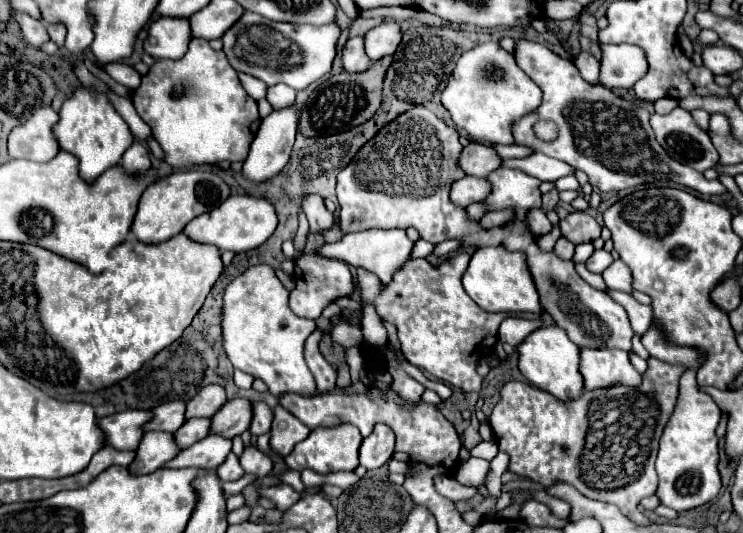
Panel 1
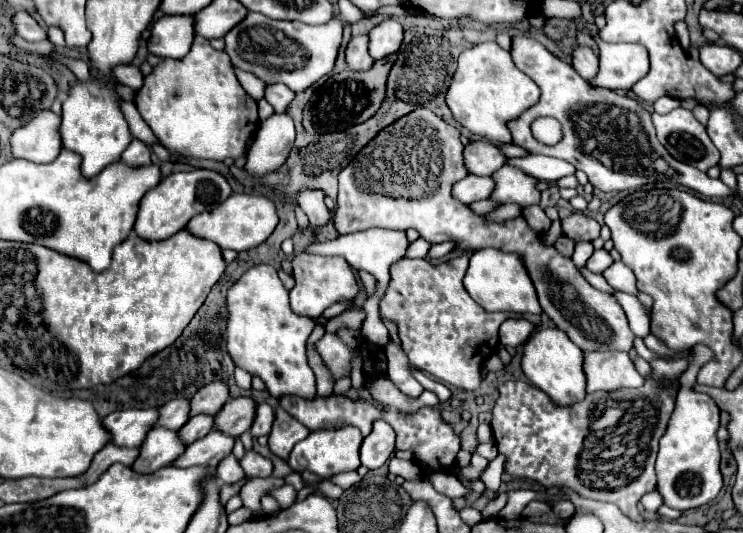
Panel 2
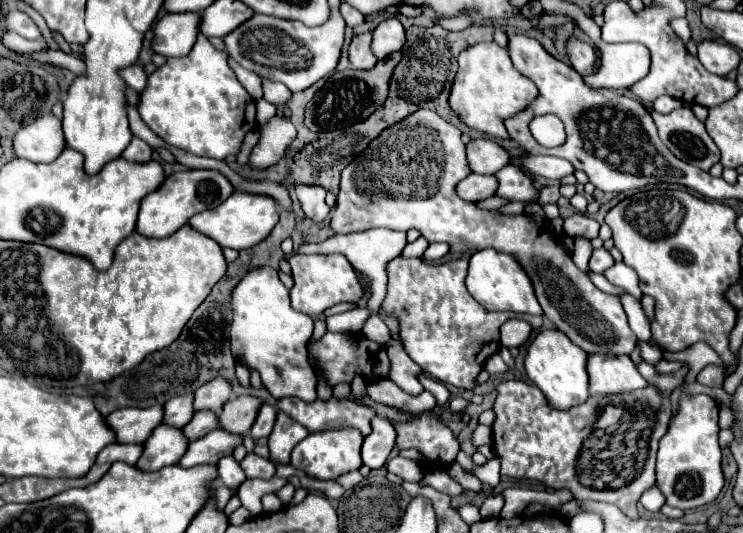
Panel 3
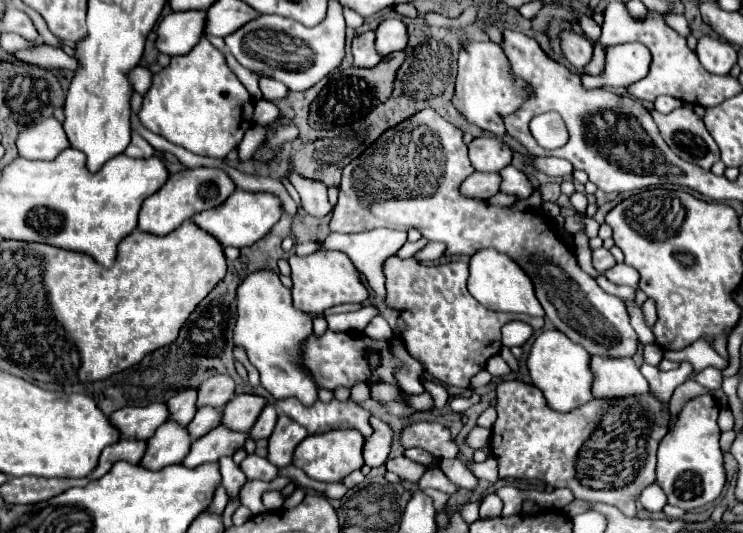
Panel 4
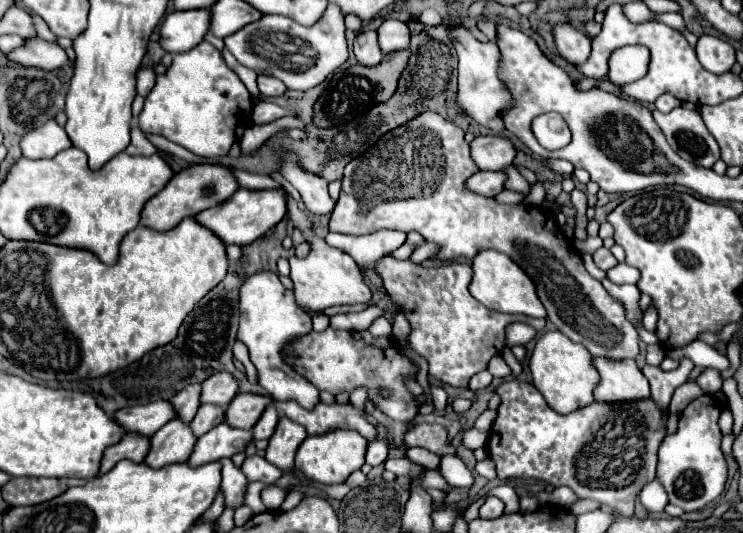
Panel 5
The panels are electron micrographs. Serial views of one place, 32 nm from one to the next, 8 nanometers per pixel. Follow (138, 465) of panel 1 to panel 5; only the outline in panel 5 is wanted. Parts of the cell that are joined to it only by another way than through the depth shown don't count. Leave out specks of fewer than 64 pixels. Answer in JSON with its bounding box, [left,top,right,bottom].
[146,418,196,468]

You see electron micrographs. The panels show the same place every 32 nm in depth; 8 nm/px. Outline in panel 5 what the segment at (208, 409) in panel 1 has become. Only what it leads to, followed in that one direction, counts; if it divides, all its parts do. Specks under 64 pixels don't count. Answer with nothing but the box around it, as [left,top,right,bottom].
[202,372,238,408]

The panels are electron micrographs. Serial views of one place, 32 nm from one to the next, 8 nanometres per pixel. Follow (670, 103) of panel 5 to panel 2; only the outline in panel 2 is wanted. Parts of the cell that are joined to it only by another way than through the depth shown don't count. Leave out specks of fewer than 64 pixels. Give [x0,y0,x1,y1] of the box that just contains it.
[654,96,680,114]

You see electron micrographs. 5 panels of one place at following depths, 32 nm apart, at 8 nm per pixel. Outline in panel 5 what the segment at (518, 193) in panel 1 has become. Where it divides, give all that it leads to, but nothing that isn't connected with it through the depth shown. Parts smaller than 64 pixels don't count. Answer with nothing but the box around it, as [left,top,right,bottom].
[504,168,530,194]

